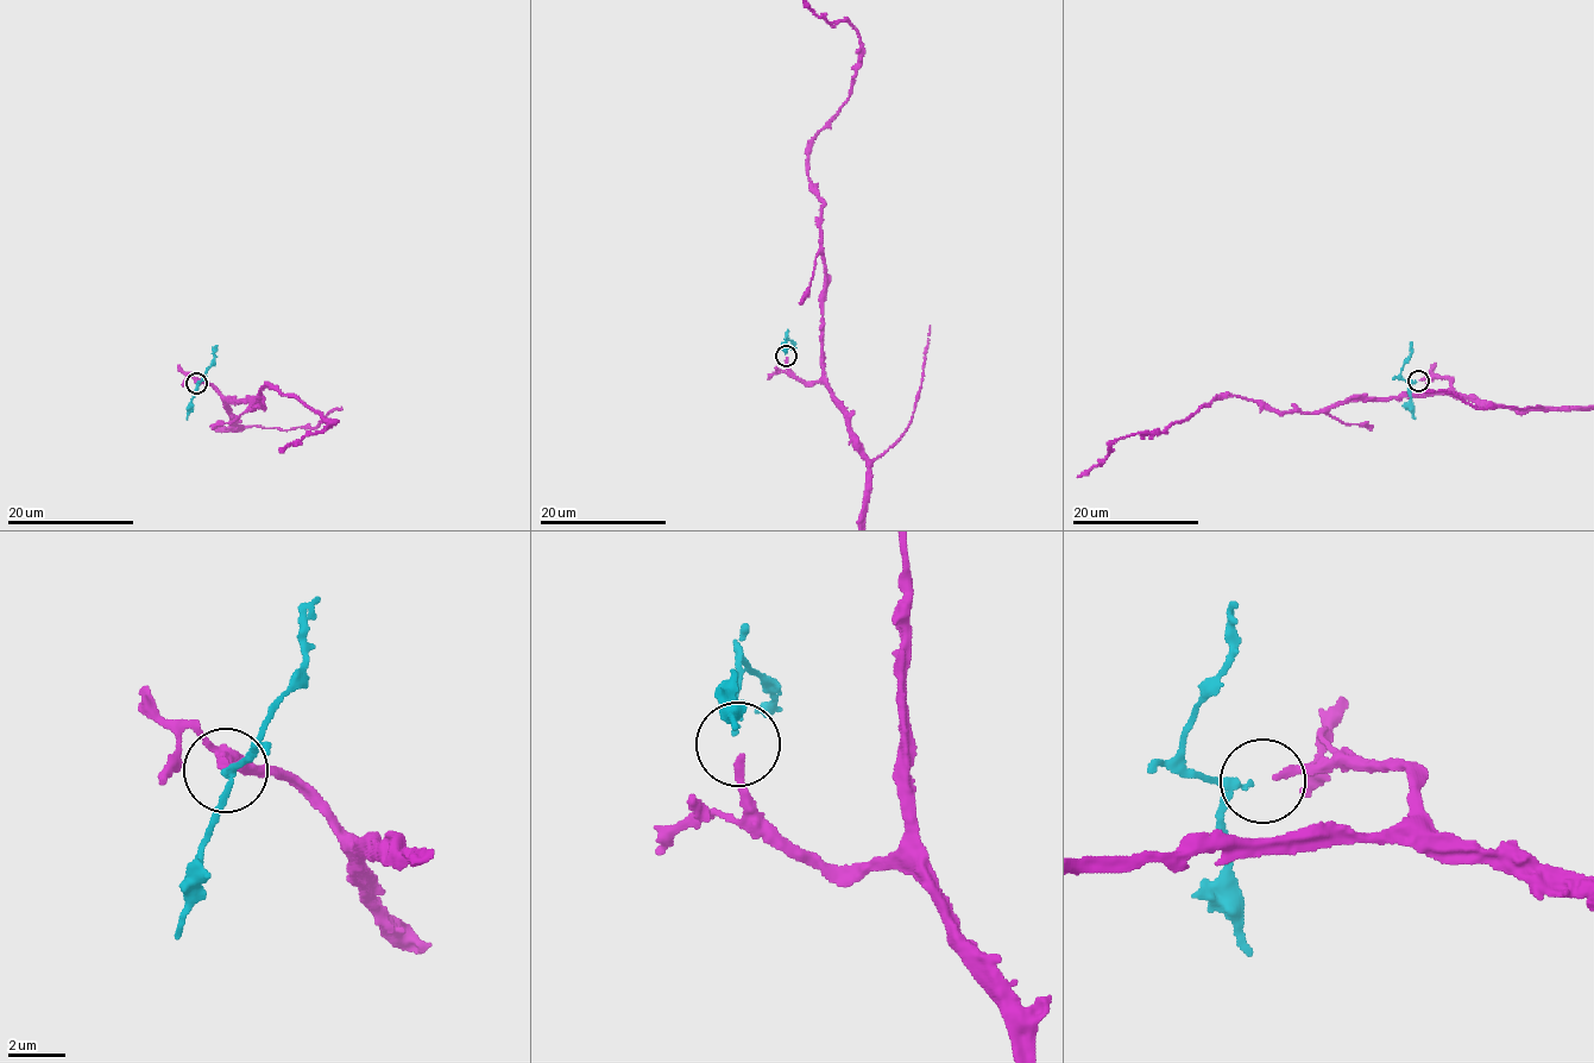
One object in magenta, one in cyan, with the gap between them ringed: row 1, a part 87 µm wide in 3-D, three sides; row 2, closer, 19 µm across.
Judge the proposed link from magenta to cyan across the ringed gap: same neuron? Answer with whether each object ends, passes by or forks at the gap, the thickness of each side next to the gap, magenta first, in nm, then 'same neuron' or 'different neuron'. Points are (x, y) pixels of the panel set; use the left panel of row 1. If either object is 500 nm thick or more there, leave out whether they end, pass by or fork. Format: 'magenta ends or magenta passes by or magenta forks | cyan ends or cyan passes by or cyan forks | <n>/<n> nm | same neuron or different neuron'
magenta ends | cyan passes by | 280/150 nm | same neuron

